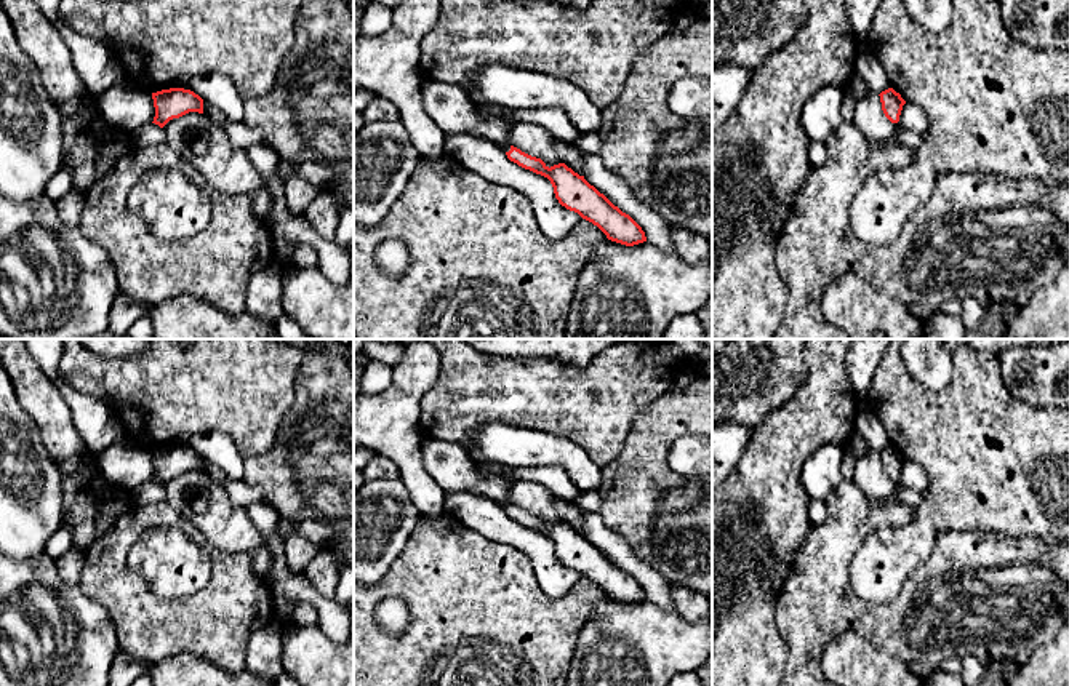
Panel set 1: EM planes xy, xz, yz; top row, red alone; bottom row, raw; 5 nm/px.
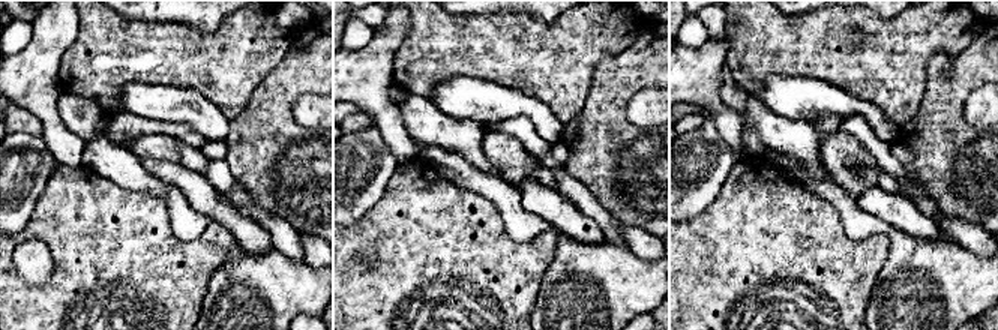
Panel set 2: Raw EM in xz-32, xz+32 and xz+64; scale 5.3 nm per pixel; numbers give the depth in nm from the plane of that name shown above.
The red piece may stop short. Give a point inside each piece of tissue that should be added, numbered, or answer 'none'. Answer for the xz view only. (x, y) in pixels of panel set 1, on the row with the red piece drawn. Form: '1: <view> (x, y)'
1: xz (448, 106)

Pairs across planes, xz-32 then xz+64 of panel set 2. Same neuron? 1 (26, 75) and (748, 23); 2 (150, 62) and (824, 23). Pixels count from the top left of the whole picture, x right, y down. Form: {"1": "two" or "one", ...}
{"1": "two", "2": "one"}

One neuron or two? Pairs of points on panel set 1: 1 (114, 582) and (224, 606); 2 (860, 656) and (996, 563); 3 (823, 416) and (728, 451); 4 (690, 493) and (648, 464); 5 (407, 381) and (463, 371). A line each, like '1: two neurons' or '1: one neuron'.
1: one neuron
2: two neurons
3: two neurons
4: one neuron
5: two neurons

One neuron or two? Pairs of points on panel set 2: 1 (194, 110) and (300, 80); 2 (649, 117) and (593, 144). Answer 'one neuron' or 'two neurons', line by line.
1: two neurons
2: two neurons

